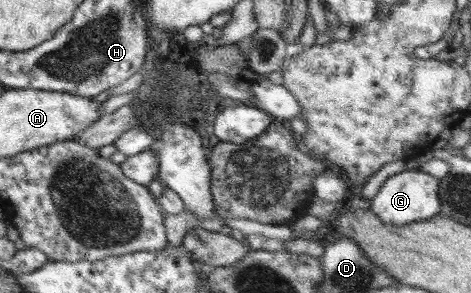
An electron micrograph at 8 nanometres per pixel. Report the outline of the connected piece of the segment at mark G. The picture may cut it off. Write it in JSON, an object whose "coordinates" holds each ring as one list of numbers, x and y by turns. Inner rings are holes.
{"coordinates":[[418,170,399,172,390,176,382,184,378,194,368,202,368,208,383,224,391,226,420,223,432,219,442,207,437,194,439,180,440,178]]}

